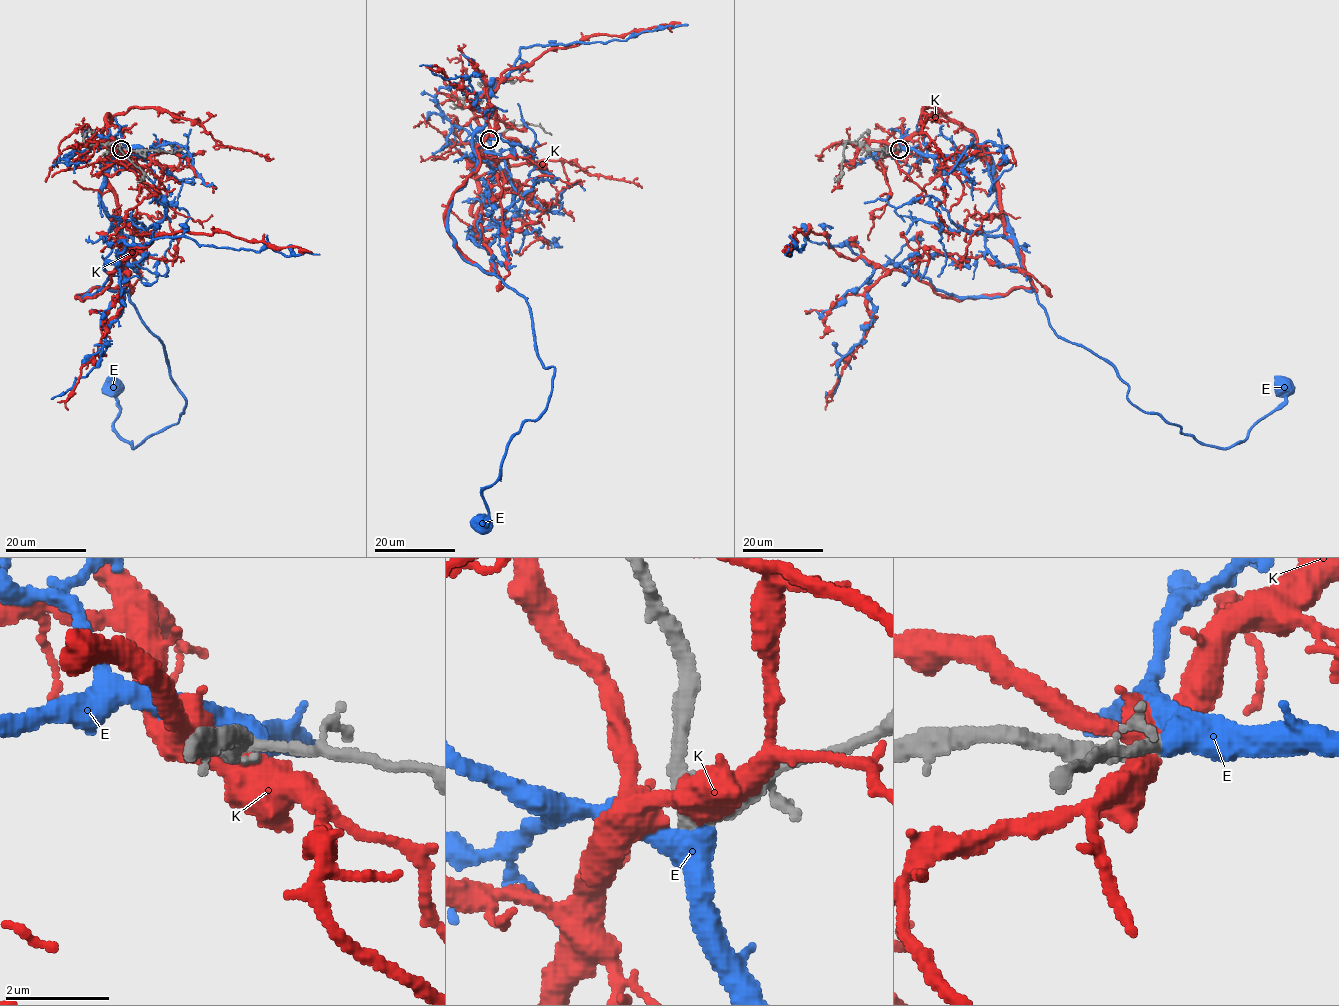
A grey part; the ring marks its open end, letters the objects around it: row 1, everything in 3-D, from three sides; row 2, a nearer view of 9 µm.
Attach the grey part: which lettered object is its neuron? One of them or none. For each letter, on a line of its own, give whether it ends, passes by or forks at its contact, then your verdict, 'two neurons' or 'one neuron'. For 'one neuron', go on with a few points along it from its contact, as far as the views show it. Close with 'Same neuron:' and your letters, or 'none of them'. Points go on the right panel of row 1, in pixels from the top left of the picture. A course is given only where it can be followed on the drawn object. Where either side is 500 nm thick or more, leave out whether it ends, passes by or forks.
E: one neuron; it runs (900, 148), (968, 159), (983, 148), (1048, 323), (1108, 362), (1145, 412), (1226, 448), (1285, 401), (1285, 386)
K: it passes by; two neurons
Same neuron: E

